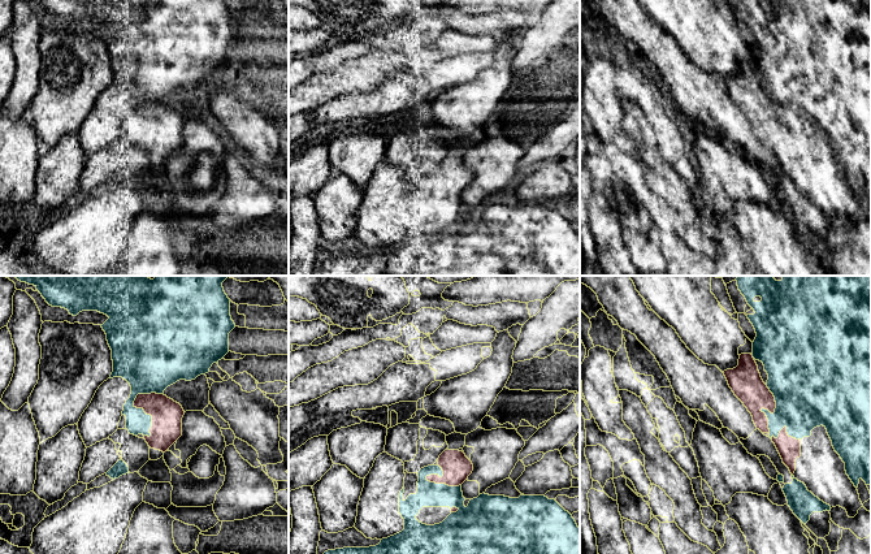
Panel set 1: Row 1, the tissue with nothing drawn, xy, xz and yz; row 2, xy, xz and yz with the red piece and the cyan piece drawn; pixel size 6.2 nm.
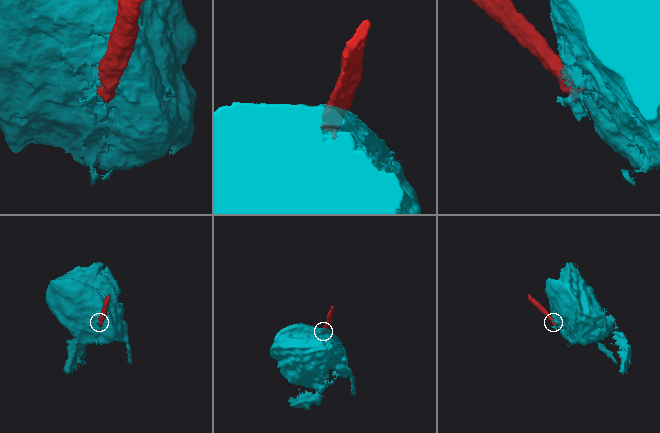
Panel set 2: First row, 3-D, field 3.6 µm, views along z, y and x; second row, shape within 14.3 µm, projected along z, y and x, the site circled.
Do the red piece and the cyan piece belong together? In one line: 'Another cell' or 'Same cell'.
Another cell

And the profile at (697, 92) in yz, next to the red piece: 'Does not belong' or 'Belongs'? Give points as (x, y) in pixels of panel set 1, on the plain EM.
Does not belong

